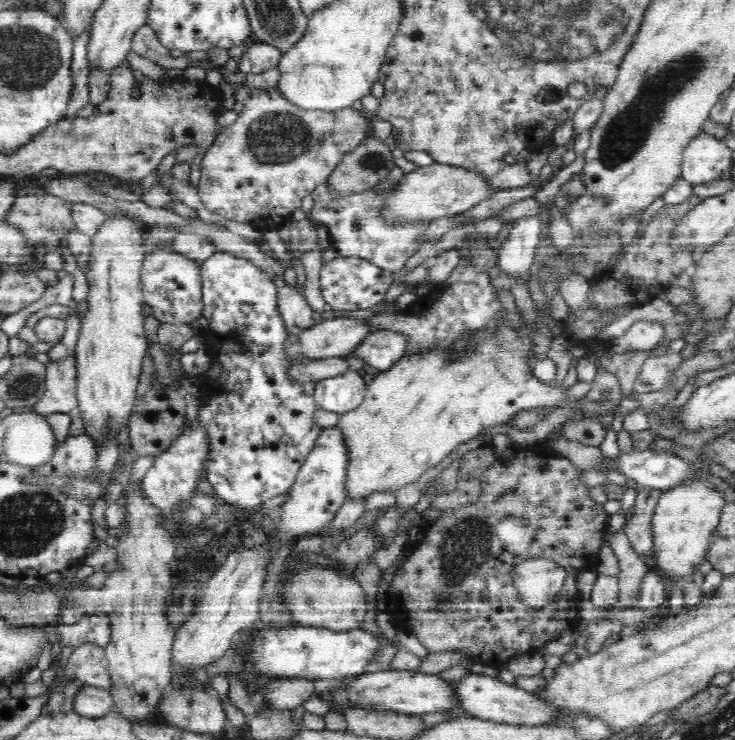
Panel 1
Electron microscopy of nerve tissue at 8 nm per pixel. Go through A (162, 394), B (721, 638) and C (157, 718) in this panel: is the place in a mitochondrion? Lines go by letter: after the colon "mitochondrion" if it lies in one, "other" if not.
A: other
B: other
C: other

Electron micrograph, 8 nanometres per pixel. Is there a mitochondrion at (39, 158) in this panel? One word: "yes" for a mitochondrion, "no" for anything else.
no

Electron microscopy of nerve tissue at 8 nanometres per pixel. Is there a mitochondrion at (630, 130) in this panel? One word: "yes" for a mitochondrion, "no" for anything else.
yes

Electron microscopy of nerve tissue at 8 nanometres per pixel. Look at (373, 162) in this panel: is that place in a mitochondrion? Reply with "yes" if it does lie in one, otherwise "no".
yes

